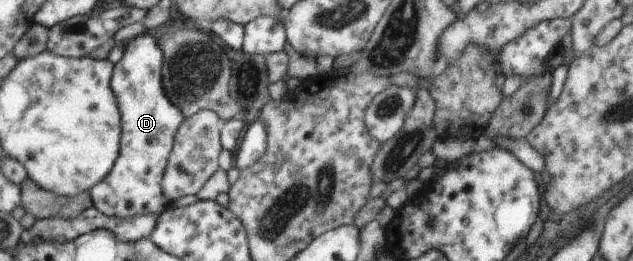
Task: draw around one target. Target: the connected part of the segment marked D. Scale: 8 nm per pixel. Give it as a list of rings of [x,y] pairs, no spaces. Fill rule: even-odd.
[[[145,33],[126,46],[123,61],[116,63],[112,86],[124,116],[123,147],[116,167],[99,185],[90,190],[94,205],[105,215],[132,218],[161,214],[166,207],[163,192],[164,171],[174,137],[185,120],[183,110],[165,93],[162,84],[164,52],[155,35]]]

